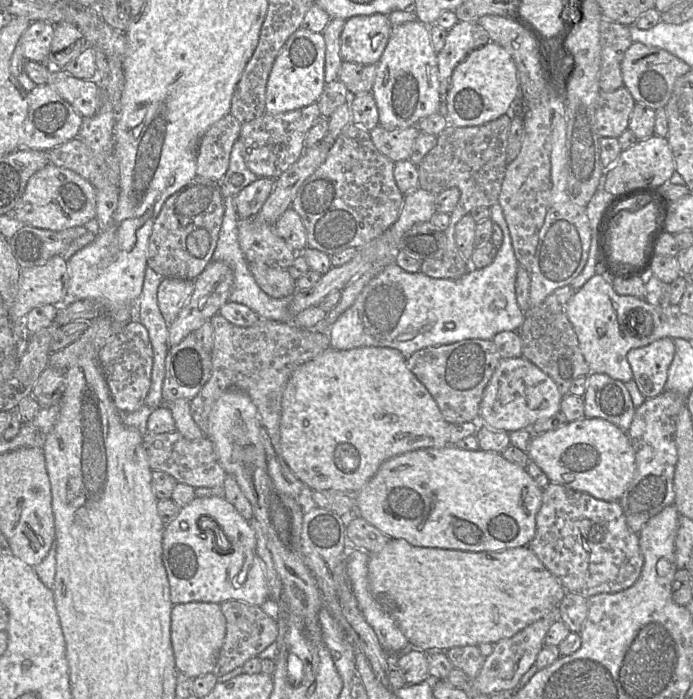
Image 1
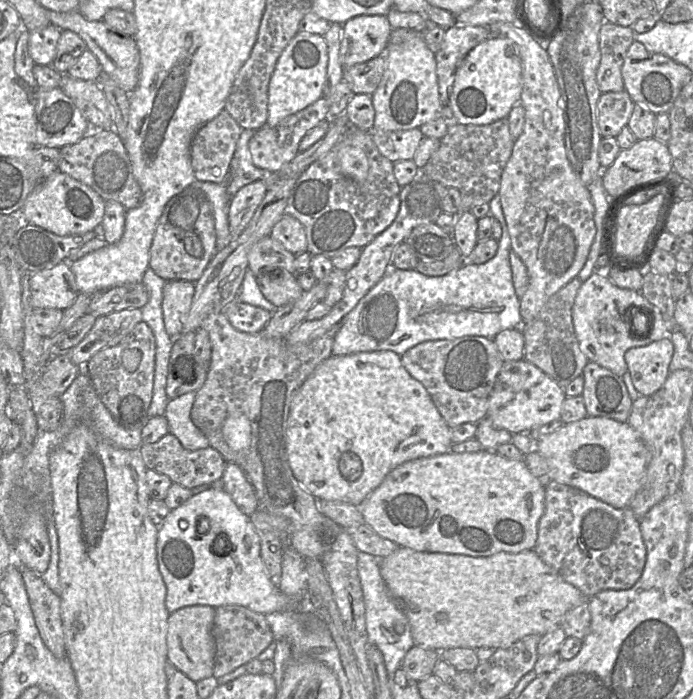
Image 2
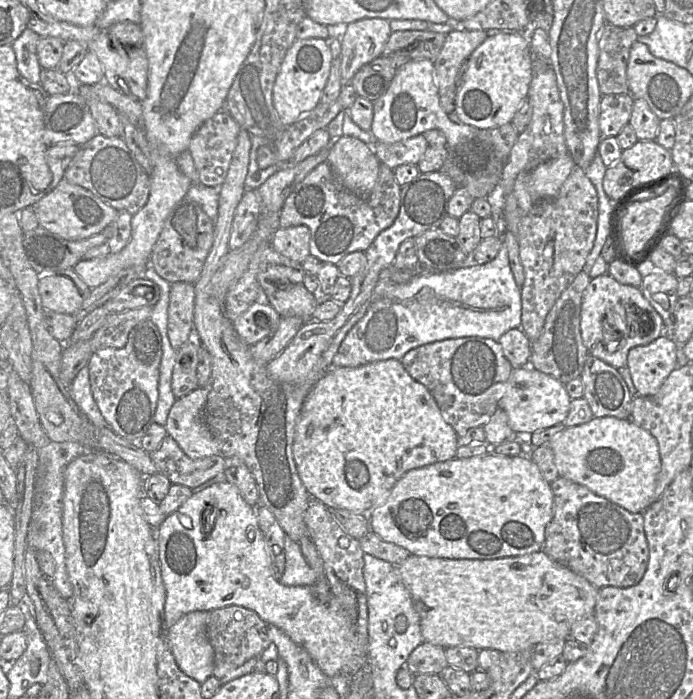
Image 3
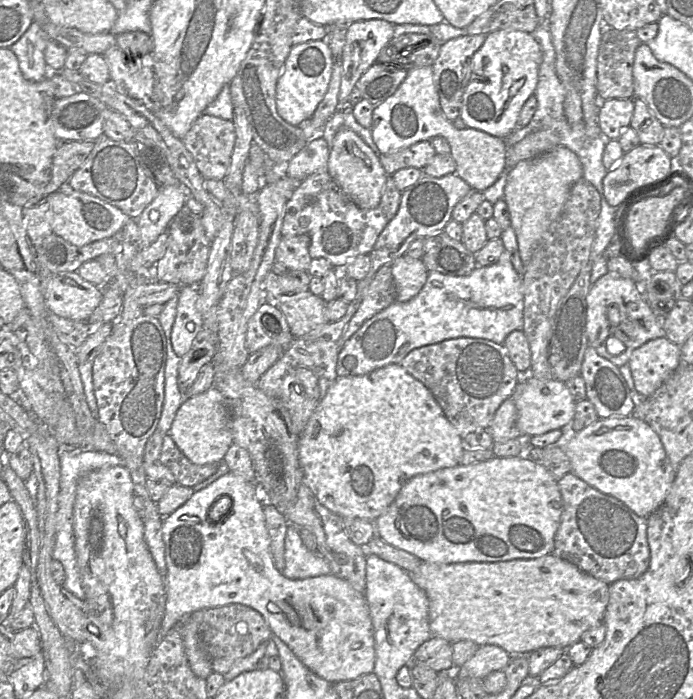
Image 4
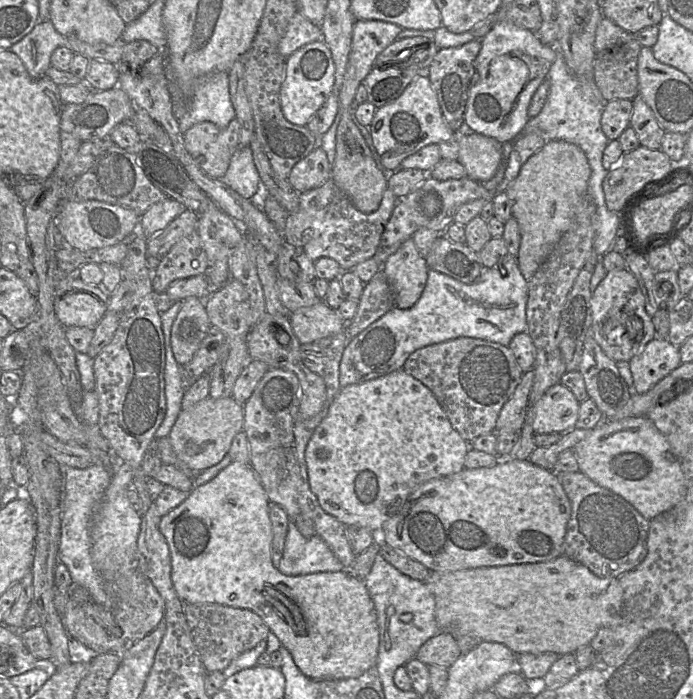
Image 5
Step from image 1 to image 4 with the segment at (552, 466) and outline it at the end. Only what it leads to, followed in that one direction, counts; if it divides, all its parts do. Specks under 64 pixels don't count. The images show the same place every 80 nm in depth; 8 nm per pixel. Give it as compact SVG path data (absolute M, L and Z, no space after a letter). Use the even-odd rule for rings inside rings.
M633 415L599 418L577 431L560 447L568 456L571 472L597 490L611 495L640 517L648 518L666 499L676 470L658 434Z

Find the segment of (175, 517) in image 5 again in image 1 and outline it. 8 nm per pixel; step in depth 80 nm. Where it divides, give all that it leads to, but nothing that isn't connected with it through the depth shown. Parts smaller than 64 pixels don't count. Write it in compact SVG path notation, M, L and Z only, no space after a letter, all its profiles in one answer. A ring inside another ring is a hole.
M221 496L195 497L189 504L181 507L177 517L172 522L167 524L164 528L162 550L163 550L162 560L170 584L170 599L174 605L187 602L211 602L211 603L221 604L222 602L228 600L240 600L251 605L260 606L263 602L269 599L269 592L265 578L265 572L261 560L256 553L255 532L250 524L250 521L246 520L236 510L236 508L225 499L225 497ZM181 522L187 524L186 529L181 528Z

